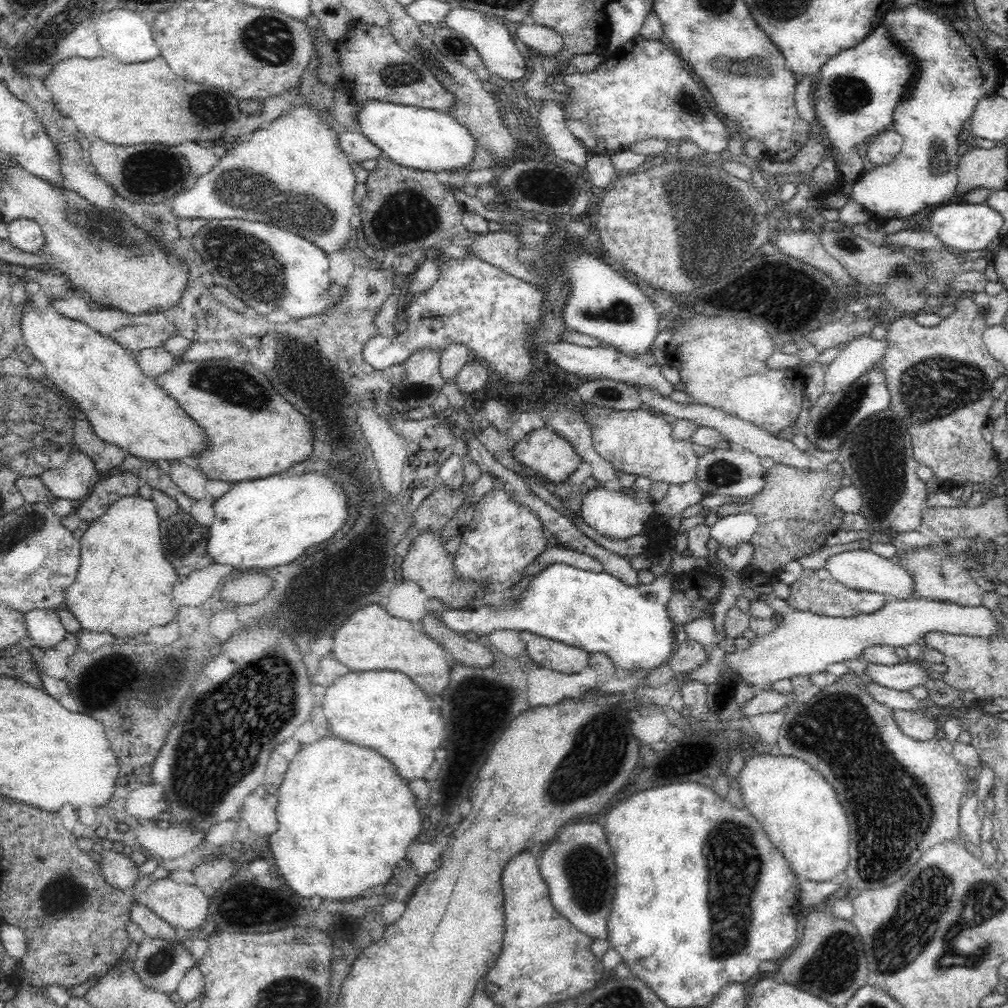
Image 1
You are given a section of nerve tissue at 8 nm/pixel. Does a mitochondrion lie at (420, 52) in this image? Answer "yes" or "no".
yes

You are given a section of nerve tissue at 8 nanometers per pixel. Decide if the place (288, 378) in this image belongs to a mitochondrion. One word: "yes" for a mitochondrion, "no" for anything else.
yes

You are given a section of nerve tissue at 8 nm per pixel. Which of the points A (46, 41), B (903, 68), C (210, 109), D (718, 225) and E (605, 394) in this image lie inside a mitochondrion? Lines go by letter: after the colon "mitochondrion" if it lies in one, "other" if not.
A: mitochondrion
B: other
C: mitochondrion
D: mitochondrion
E: mitochondrion

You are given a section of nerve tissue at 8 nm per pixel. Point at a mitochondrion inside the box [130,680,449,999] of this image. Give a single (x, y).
(156, 965)

